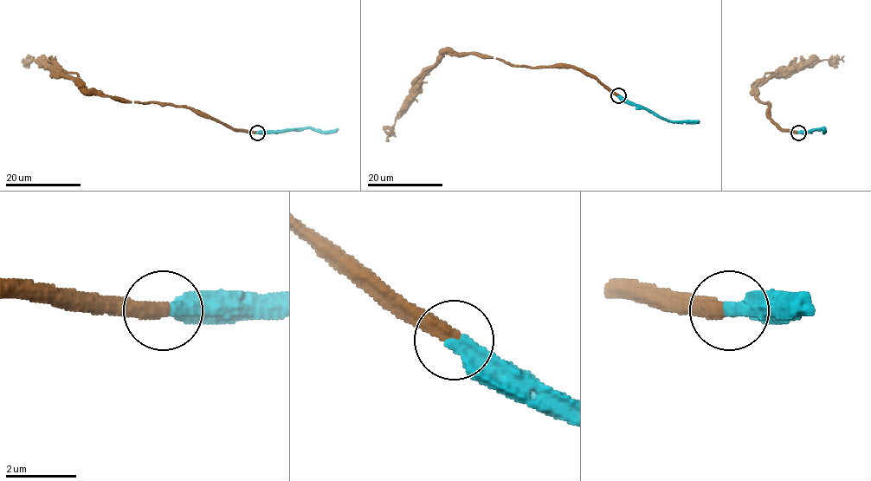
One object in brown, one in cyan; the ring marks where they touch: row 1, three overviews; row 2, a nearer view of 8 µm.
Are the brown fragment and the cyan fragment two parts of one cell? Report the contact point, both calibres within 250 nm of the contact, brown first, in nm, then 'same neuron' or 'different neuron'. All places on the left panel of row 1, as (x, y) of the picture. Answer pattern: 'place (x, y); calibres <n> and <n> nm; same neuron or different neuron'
place (257, 133); calibres 440 and 480 nm; same neuron

